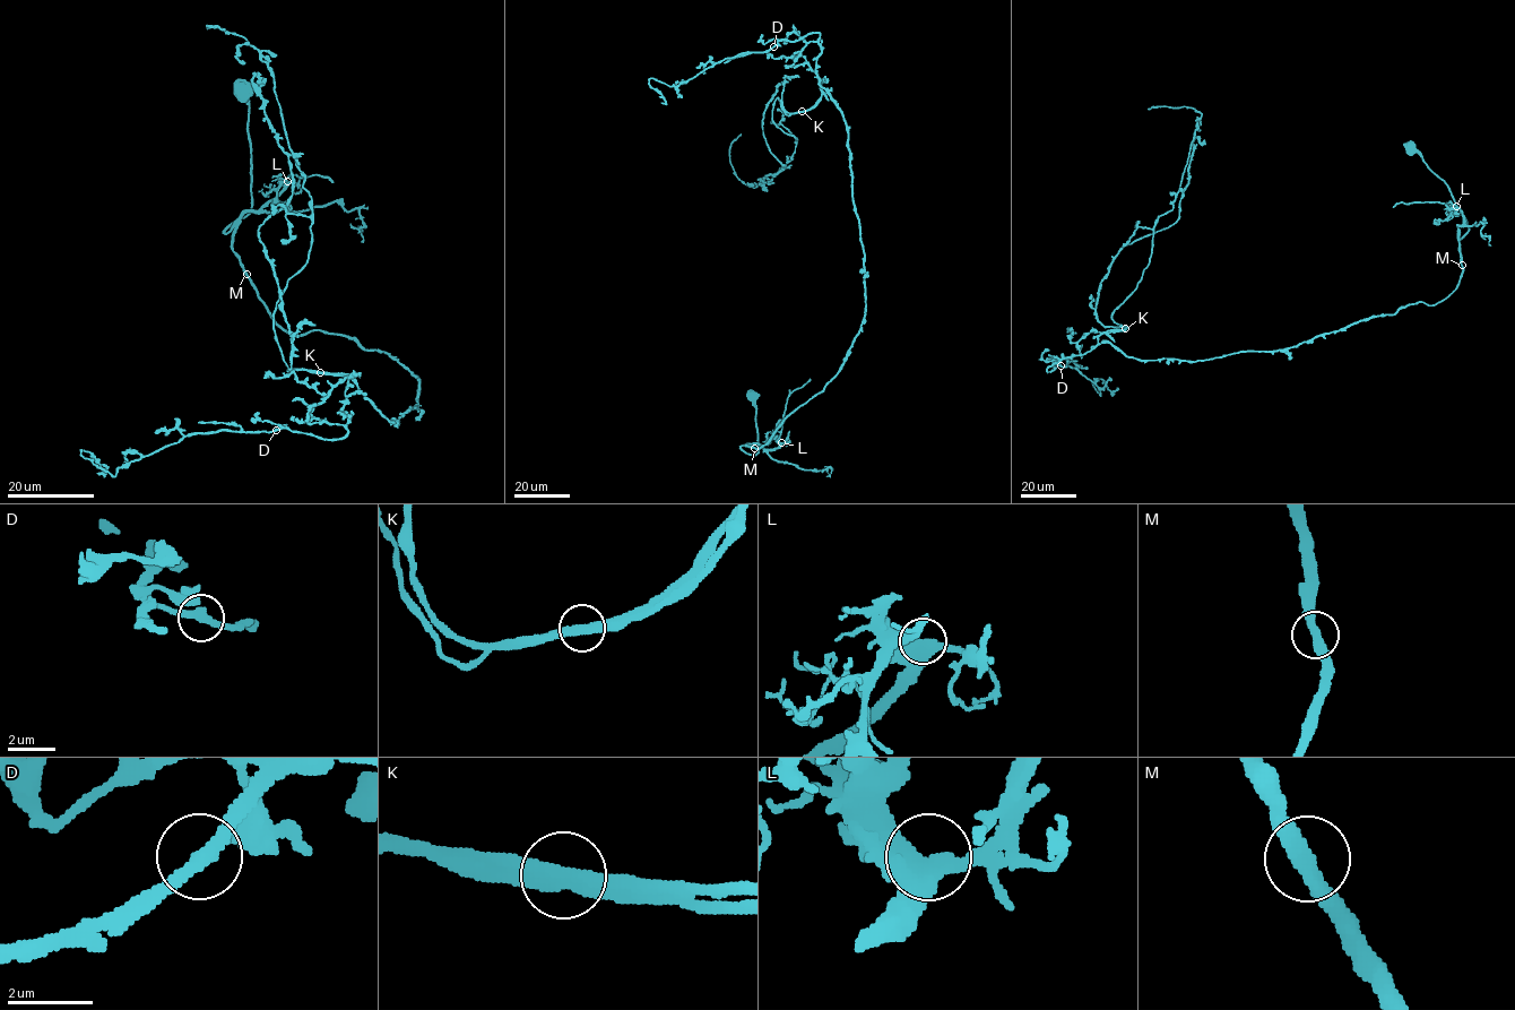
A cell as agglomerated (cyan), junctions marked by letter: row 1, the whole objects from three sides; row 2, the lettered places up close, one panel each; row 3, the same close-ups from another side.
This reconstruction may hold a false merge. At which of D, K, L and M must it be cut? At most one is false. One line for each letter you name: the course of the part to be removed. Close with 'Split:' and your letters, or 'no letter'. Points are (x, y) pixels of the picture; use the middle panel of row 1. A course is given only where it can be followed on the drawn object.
K: (802, 111), (784, 109), (784, 81), (763, 112), (763, 135), (785, 165), (759, 179), (767, 191)
Split: K

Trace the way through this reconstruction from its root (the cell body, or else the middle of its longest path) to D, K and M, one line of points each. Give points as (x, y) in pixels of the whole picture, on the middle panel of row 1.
D: (751, 397), (754, 455), (741, 447), (837, 372), (866, 308), (819, 34), (773, 46)
K: (751, 397), (754, 455), (741, 447), (763, 446), (823, 390), (864, 316), (848, 126), (819, 84), (802, 111)
M: (751, 397), (756, 407), (759, 451), (747, 454), (741, 447), (745, 445), (754, 448)

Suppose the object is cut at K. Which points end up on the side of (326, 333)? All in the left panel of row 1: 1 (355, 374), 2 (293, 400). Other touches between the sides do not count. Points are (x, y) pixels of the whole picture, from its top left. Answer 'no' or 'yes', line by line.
1: no
2: no

